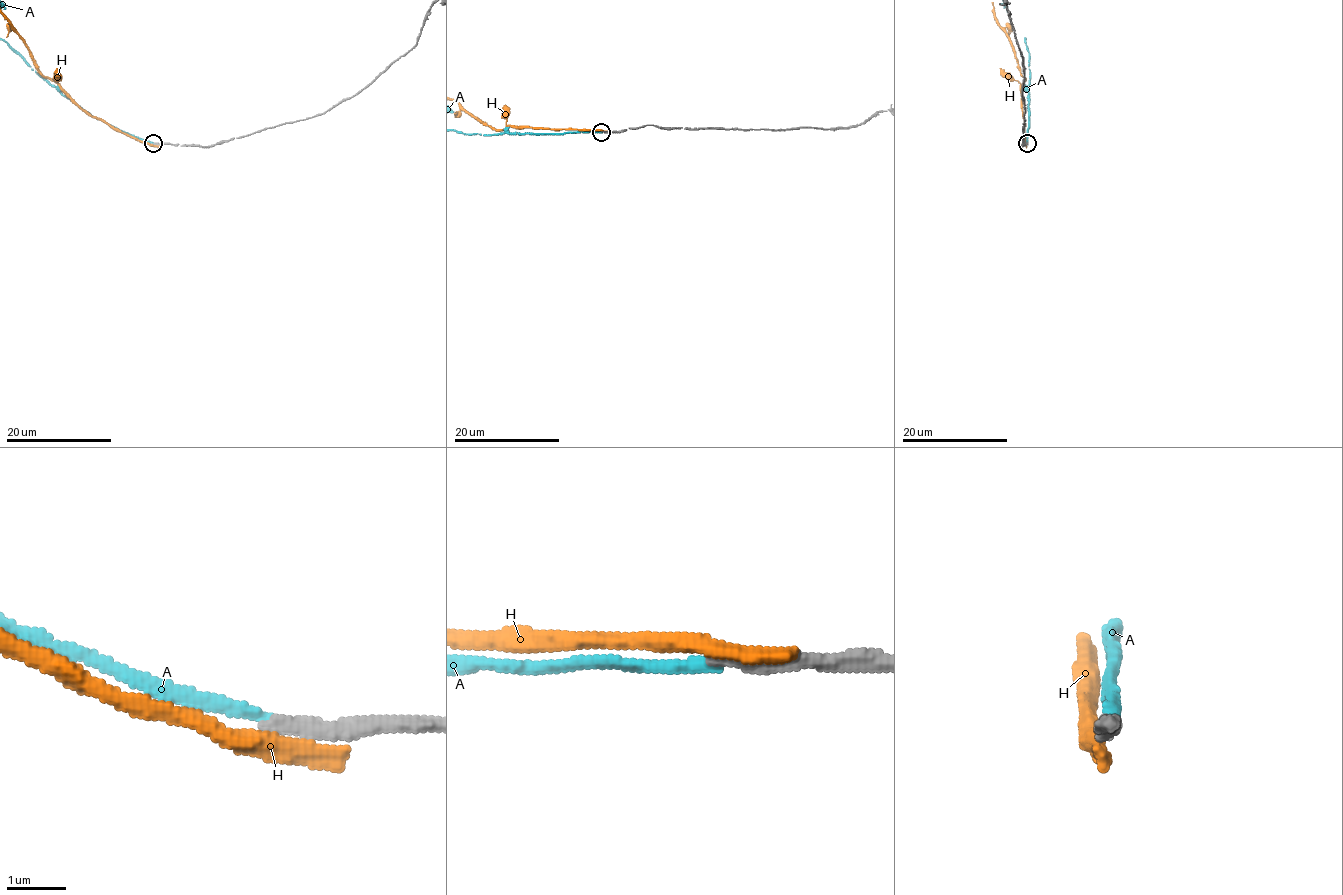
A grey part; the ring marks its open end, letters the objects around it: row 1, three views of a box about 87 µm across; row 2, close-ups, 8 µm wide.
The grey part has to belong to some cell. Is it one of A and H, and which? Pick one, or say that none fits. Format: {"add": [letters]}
{"add": ["A"]}

